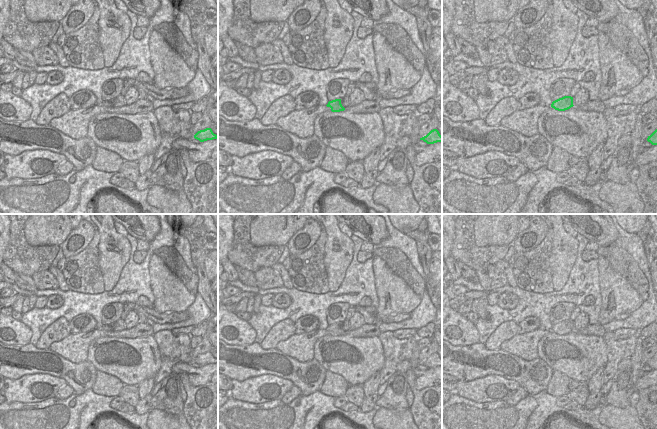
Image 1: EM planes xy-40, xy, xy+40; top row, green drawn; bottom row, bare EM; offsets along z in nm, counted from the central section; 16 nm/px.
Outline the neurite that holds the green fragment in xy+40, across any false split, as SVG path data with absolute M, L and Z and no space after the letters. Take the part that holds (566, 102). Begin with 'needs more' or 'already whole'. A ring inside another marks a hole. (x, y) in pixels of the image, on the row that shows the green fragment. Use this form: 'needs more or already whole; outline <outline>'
already whole; outline M564 96L552 102L551 107L558 111L565 111L573 107L573 97Z

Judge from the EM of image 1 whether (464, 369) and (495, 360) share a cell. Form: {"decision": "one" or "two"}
{"decision": "one"}

